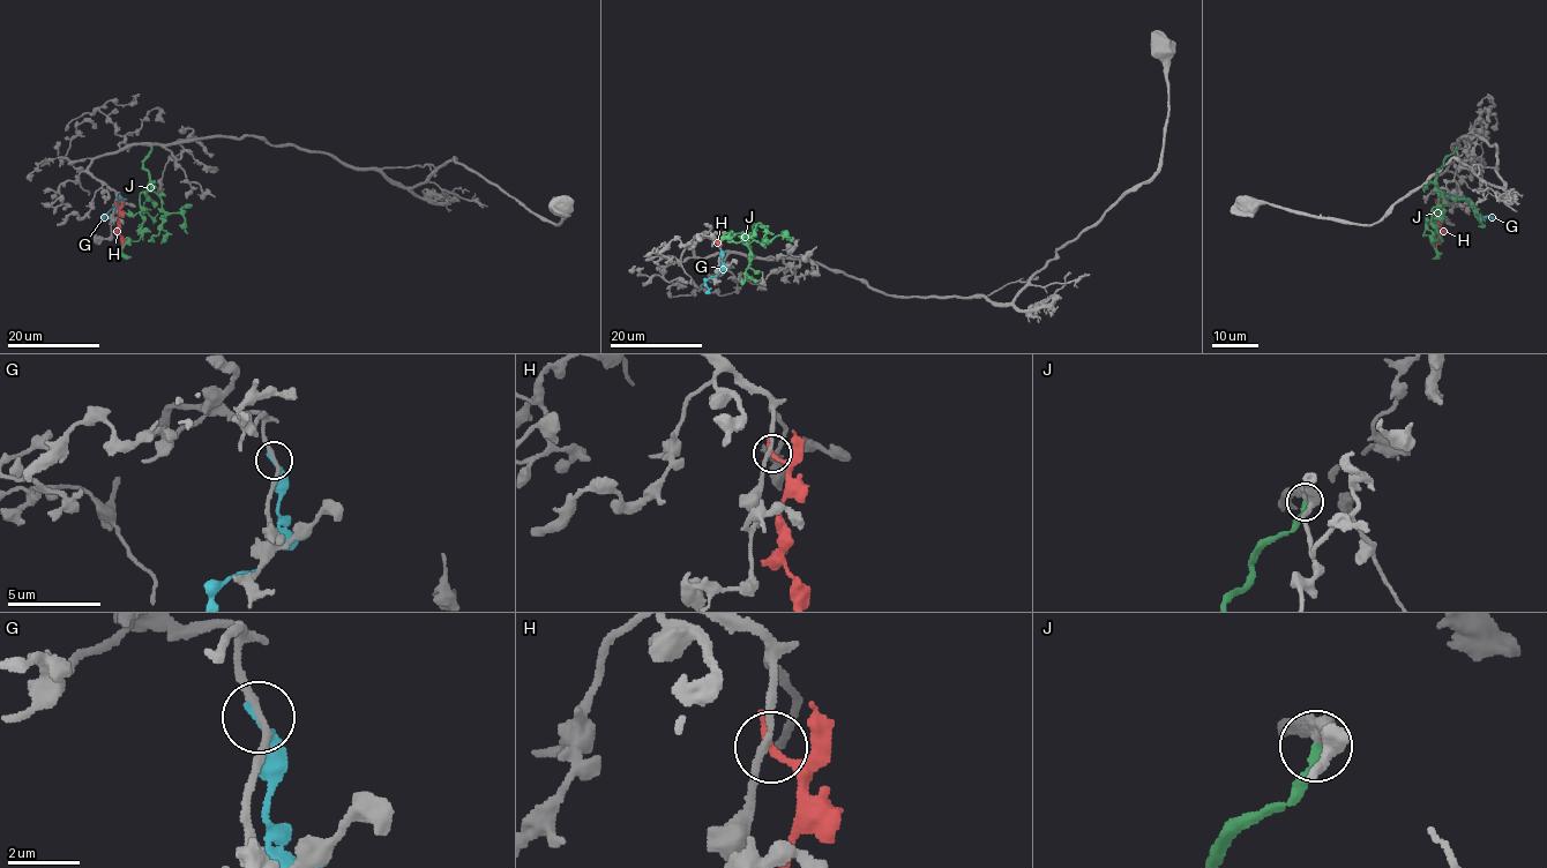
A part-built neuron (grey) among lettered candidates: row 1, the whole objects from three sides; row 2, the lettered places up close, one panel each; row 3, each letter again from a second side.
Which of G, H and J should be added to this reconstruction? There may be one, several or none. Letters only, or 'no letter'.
J

